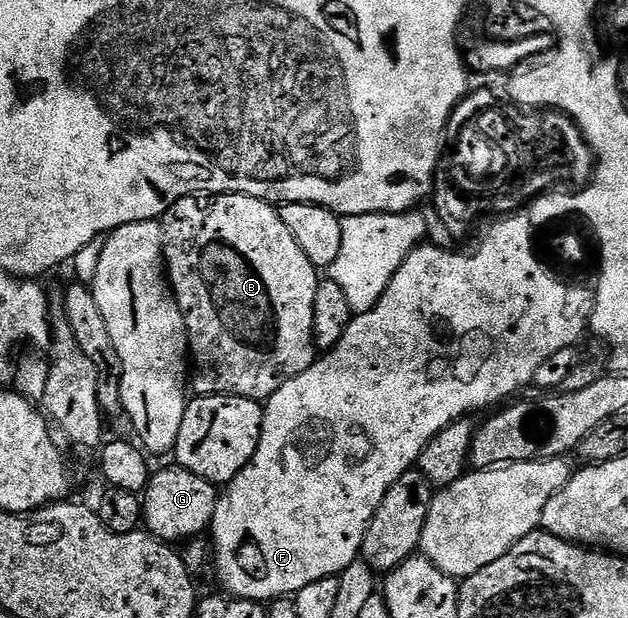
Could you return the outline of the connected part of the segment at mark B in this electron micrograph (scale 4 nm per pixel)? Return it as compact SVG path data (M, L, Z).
M192 193L181 196L161 216L161 226L163 228L163 257L169 282L187 326L187 345L190 358L193 360L193 374L190 376L189 383L196 396L240 395L246 399L265 401L270 395L277 393L277 389L281 389L281 385L285 385L285 381L305 373L315 364L317 348L313 307L321 275L311 264L309 257L305 257L301 245L297 245L293 233L289 233L289 229L285 229L285 221L281 221L278 210L272 204L268 203L266 199L238 193Z

